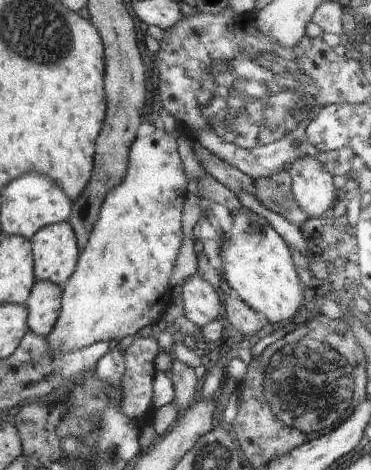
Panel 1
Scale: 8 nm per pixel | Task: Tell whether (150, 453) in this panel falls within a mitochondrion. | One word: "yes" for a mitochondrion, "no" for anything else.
no

